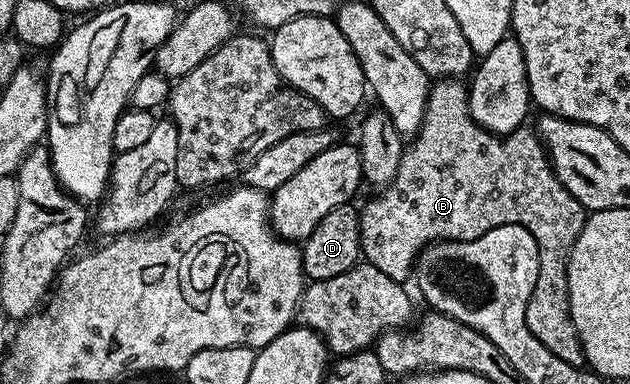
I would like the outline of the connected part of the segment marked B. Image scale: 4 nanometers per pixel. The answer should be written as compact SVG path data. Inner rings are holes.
M459 78L438 79L429 86L424 120L414 138L405 146L396 180L360 211L363 258L382 269L386 277L404 281L407 275L409 278L420 252L431 243L443 243L446 239L470 241L498 225L522 225L534 233L540 258L538 281L526 305L526 325L530 325L530 333L534 333L534 337L538 337L554 357L562 357L562 361L575 367L584 367L582 341L576 336L574 317L570 317L568 284L568 258L574 241L578 241L582 233L586 218L584 206L564 188L562 181L558 181L539 134L533 128L531 131L531 126L519 127L505 136L492 134L474 121L468 104L468 87L460 83L463 82Z

